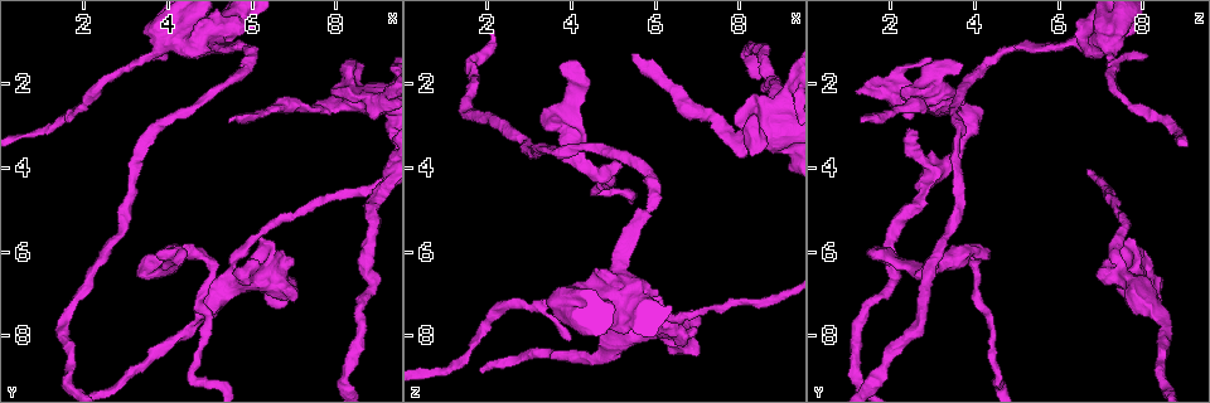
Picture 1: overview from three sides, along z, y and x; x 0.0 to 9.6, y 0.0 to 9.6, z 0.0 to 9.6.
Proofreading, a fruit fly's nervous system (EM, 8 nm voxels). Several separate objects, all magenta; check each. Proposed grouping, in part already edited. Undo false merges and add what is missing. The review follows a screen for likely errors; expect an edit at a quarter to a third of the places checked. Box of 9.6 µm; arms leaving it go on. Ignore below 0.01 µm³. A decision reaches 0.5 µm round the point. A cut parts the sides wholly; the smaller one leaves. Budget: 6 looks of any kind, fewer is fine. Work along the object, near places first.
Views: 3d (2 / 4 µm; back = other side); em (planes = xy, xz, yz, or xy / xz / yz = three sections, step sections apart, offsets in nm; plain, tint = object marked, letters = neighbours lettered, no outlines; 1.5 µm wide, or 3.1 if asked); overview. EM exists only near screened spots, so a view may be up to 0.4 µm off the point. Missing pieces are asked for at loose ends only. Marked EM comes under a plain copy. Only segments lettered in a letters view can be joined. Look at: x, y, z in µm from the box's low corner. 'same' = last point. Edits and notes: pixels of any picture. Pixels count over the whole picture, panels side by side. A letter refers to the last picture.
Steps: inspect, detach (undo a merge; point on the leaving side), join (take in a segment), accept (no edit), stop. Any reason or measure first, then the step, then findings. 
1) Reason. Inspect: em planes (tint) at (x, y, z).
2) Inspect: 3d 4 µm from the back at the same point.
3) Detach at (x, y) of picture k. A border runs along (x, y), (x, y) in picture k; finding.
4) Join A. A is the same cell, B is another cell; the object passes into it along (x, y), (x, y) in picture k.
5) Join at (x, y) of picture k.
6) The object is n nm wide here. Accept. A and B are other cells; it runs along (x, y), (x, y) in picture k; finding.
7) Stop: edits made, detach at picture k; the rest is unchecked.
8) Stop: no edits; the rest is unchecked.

Thin neck. Inspect: em xz step 4 (tint) at (7.60, 2.60, 3.05).

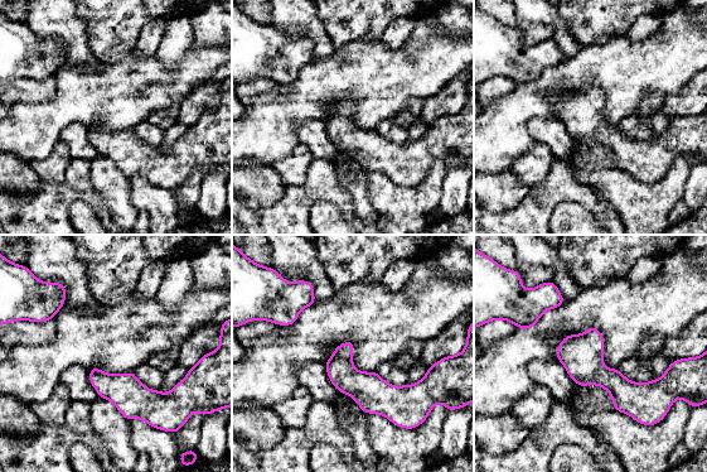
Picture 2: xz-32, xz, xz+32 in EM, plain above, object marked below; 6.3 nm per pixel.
Inspect: em planes (letters) at the same point.

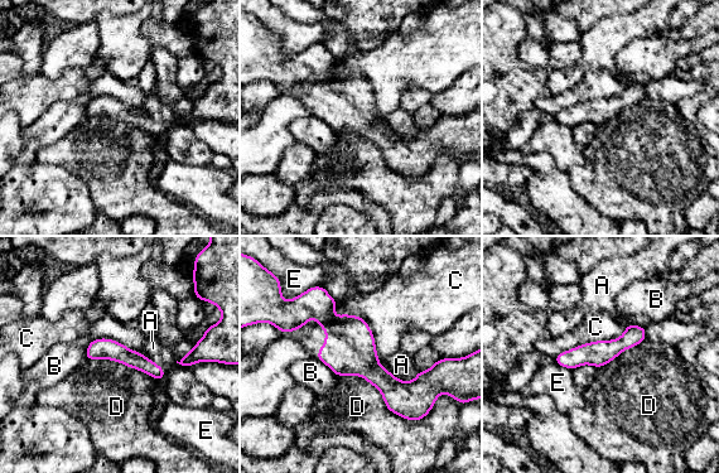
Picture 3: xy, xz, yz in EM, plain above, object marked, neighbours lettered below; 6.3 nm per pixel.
Accept. A, B, C, D and E are other cells; it runs along (293, 326), (319, 314), (391, 387), (435, 371) in picture 3; continuous, no second cell.

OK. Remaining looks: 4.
Abrupt turn. Inspect: em planes (tint) at (5.55, 6.15, 7.40).

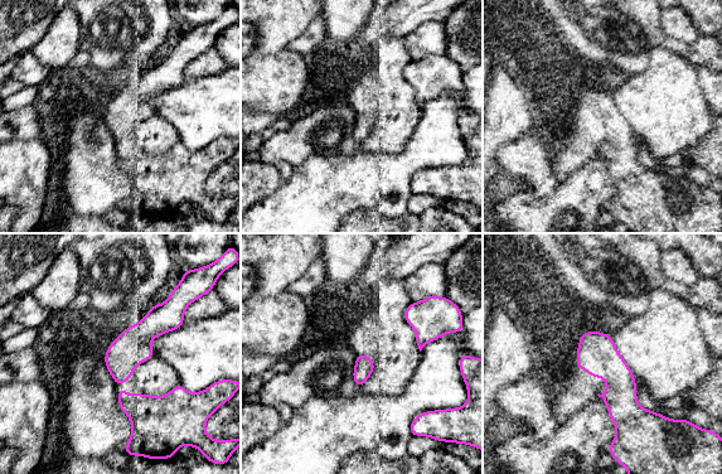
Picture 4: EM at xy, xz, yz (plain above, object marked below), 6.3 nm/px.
See the neighbours. Inspect: em planes (letters) at the same point.

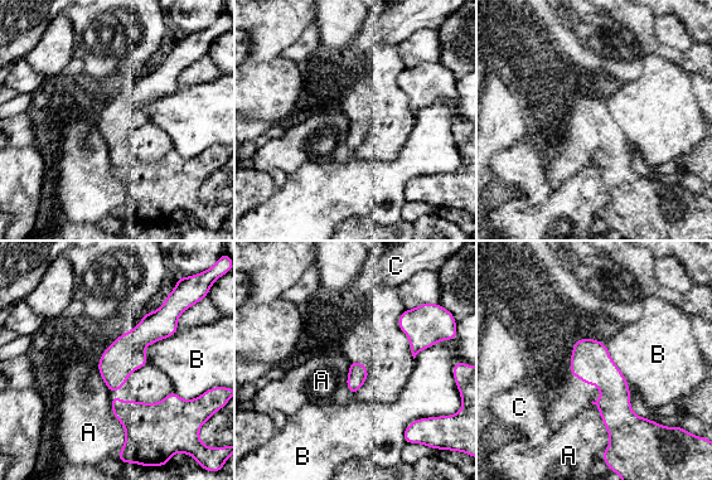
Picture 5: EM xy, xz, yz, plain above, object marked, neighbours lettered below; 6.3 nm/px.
The object is 60 nm wide here; the longest contact is with A, 320 nm. Accept. A, B and C are other cells; continuous, no second cell.

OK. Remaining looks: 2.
Tapers out. Inspect: 3d 2 µm from the back at (3.95, 1.30, 8.15).

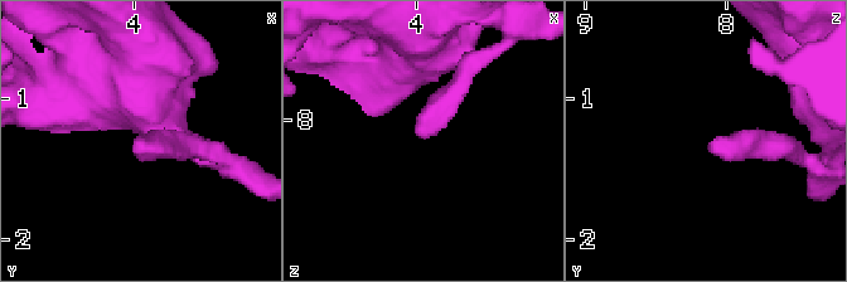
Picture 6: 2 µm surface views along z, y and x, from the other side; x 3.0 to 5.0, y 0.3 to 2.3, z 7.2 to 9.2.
Shape alone is not enough. Inspect: em planes (letters) at (3.96, 1.36, 8.14).

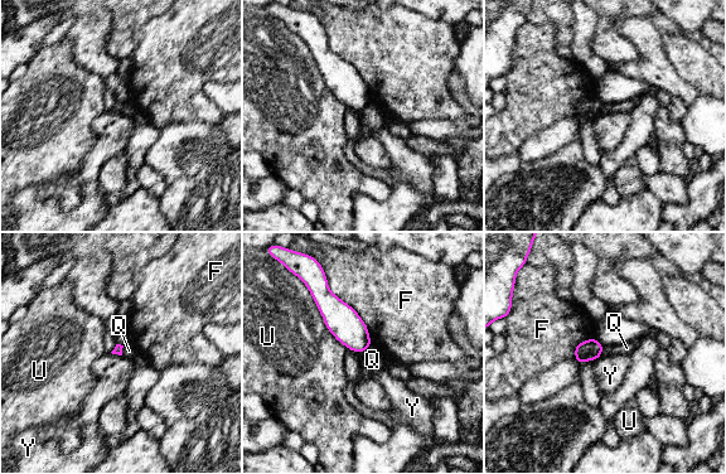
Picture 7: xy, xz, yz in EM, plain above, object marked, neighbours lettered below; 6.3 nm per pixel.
Accept. F, Q, U and Y are other cells; a border runs along (371, 346), (361, 353) in picture 7; no lettered segment goes on from it.

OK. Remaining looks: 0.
Stop: no edits; the rest is unchecked.

